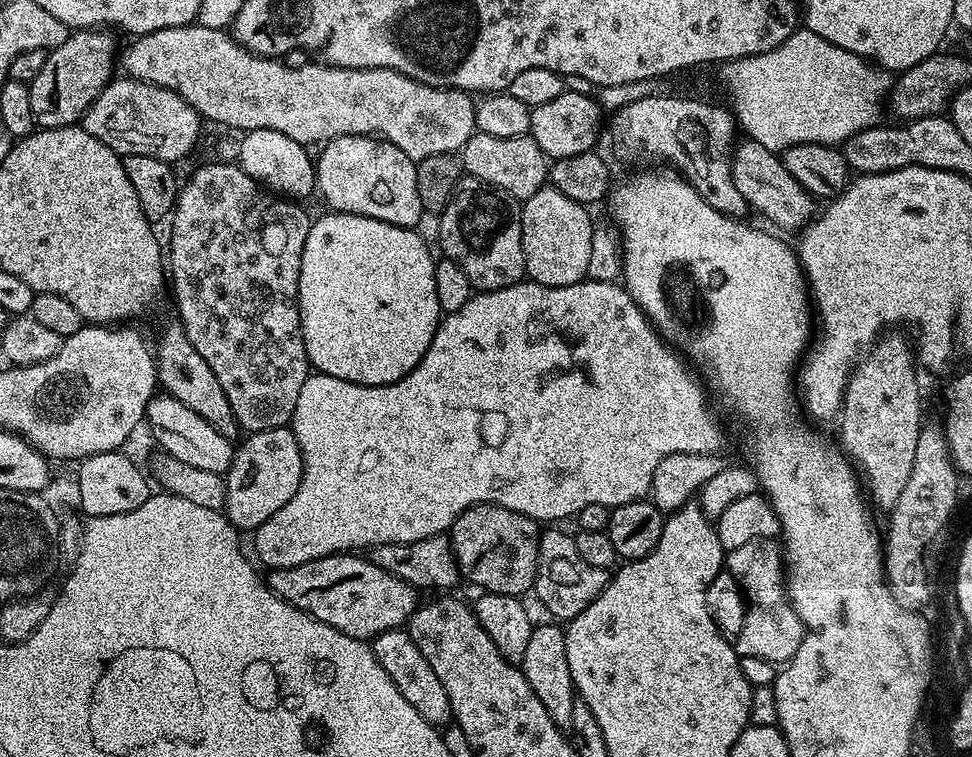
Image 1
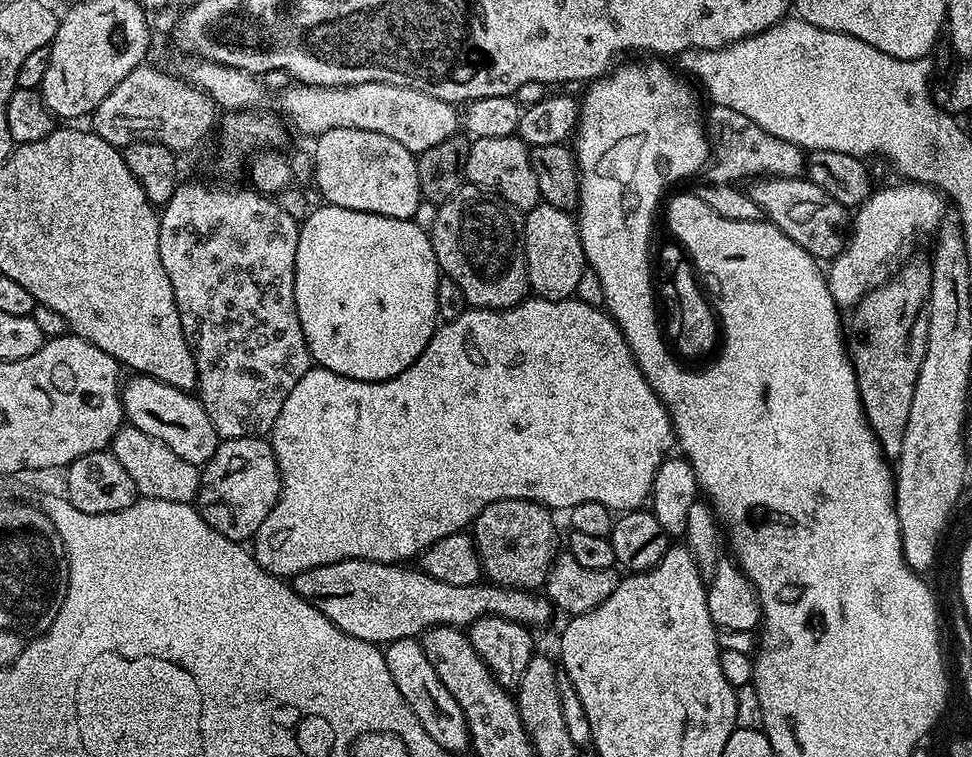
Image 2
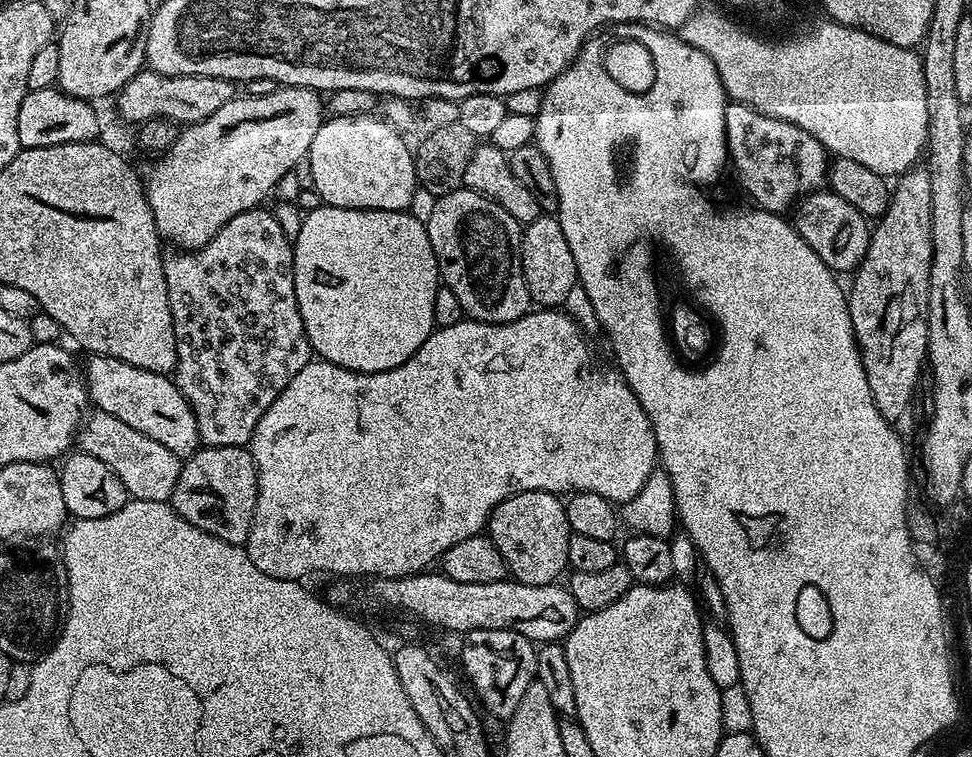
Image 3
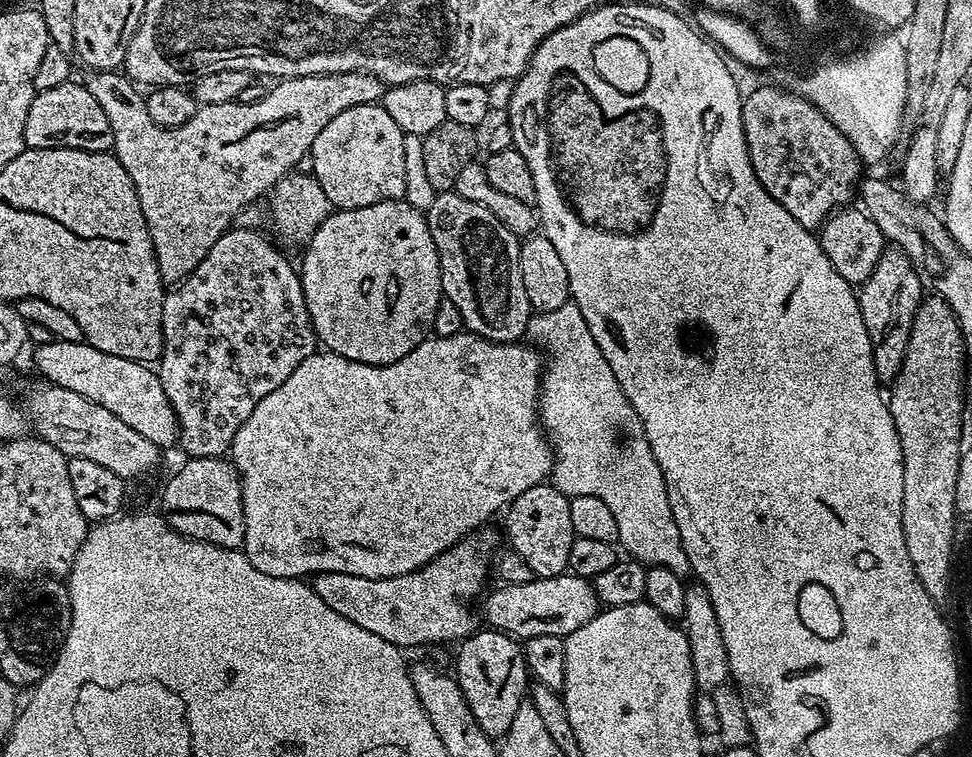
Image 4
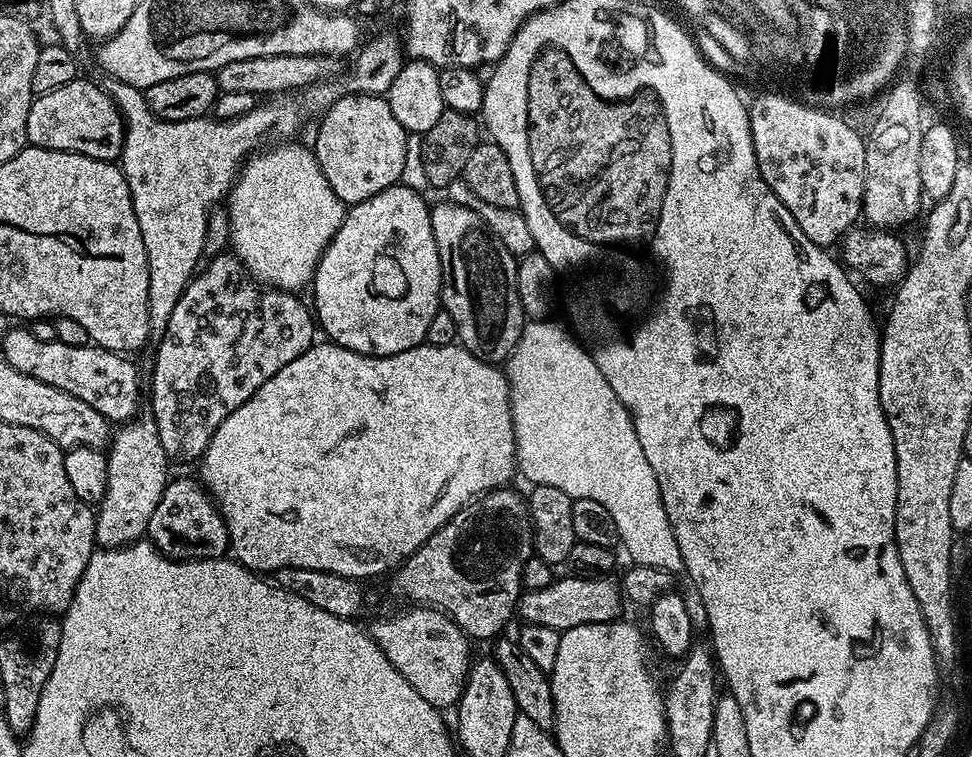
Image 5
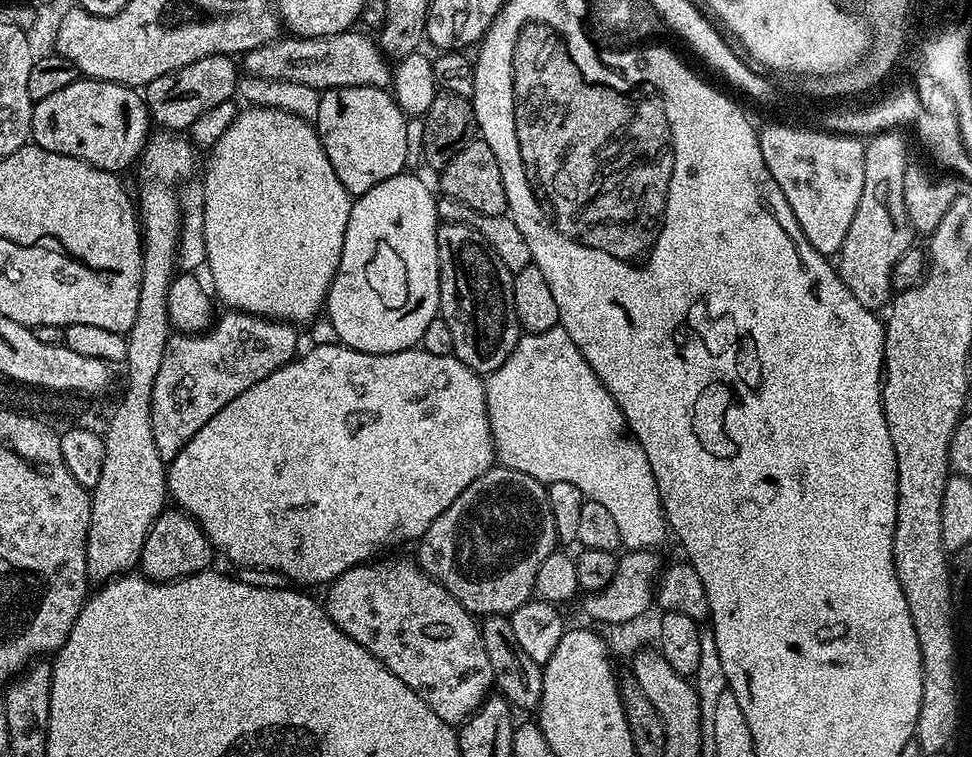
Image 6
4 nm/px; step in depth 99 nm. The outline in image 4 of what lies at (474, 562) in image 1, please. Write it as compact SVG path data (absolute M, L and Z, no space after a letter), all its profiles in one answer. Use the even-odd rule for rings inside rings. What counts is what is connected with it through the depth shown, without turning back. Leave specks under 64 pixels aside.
M550 482L535 484L530 486L530 490L522 490L522 494L518 494L518 498L514 498L508 505L503 516L505 532L503 535L506 537L507 547L518 553L526 562L526 566L530 566L533 577L563 576L568 572L570 546L577 538L574 521L570 519L569 497L562 495Z

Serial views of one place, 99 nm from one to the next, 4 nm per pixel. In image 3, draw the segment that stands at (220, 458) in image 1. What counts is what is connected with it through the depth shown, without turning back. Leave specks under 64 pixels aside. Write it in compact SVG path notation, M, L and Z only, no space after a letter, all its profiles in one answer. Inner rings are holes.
M89 355L87 359L86 383L91 403L99 411L114 414L114 418L126 422L126 426L134 426L134 430L146 434L146 438L154 438L154 442L166 446L175 456L187 458L201 447L194 410L190 410L171 375L154 374L118 358Z

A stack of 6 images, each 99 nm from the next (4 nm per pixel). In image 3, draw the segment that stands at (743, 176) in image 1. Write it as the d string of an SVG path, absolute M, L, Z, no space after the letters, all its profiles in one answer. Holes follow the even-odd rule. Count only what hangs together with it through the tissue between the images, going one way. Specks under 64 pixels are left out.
M830 190L811 192L795 205L795 212L796 233L803 238L806 246L810 246L810 250L814 250L814 254L818 254L818 258L822 258L824 265L837 274L855 273L868 249L869 217L854 210L846 198L838 198L838 194Z

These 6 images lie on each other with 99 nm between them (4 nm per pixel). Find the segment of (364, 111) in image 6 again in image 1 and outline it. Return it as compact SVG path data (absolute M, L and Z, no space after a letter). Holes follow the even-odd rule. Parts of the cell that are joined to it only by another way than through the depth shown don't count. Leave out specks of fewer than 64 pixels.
M339 136L329 140L323 145L315 165L319 195L324 195L331 211L378 218L382 222L390 222L403 228L415 228L419 216L425 212L418 198L417 161L411 160L405 152L398 150L398 146L380 136Z

